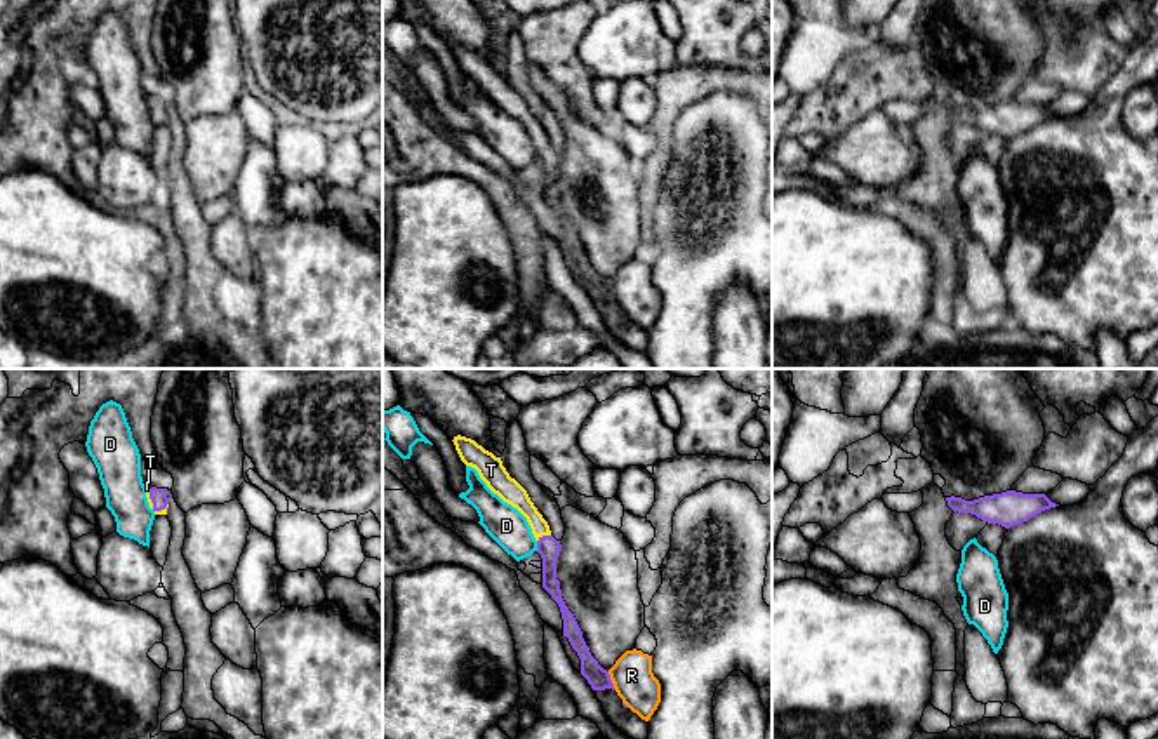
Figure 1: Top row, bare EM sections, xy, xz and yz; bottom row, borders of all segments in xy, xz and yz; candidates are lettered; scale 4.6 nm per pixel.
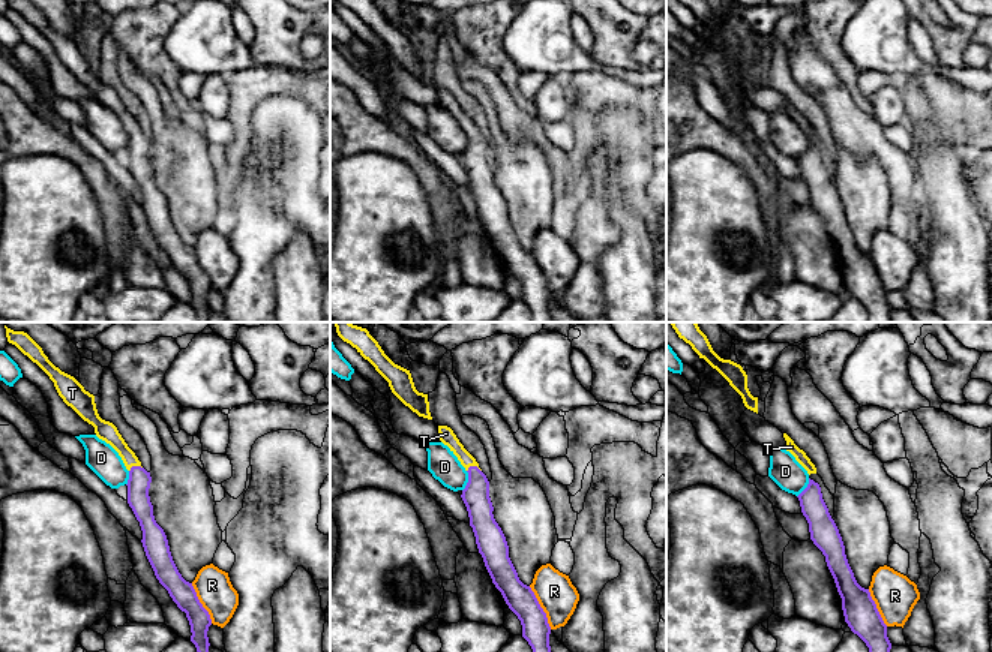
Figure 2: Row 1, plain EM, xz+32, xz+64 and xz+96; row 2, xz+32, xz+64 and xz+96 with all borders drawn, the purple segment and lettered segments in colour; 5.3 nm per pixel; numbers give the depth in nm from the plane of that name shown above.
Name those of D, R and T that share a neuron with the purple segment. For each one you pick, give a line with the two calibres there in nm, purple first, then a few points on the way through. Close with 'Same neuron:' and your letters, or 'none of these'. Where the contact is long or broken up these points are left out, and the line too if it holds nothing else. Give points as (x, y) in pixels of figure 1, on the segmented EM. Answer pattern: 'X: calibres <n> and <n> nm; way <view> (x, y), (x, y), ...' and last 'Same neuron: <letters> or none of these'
T: calibres 100 and 110 nm; way xz (548, 546), (543, 536), (534, 517), (512, 492)
Same neuron: T

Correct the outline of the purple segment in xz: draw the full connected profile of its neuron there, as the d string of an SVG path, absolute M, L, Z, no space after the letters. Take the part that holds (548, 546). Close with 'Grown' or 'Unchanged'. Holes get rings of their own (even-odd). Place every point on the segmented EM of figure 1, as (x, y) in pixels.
M454 436L456 450L466 466L478 471L487 487L497 494L504 503L516 508L529 522L537 541L537 553L542 558L542 588L558 603L563 619L563 636L569 638L572 649L581 659L581 675L588 680L593 690L614 689L610 675L591 656L589 647L582 638L582 631L562 598L560 581L556 579L556 558L560 555L560 541L551 536L548 522L530 501L527 490L509 476L502 466L501 457L485 450L475 440L466 436Z. Grown

